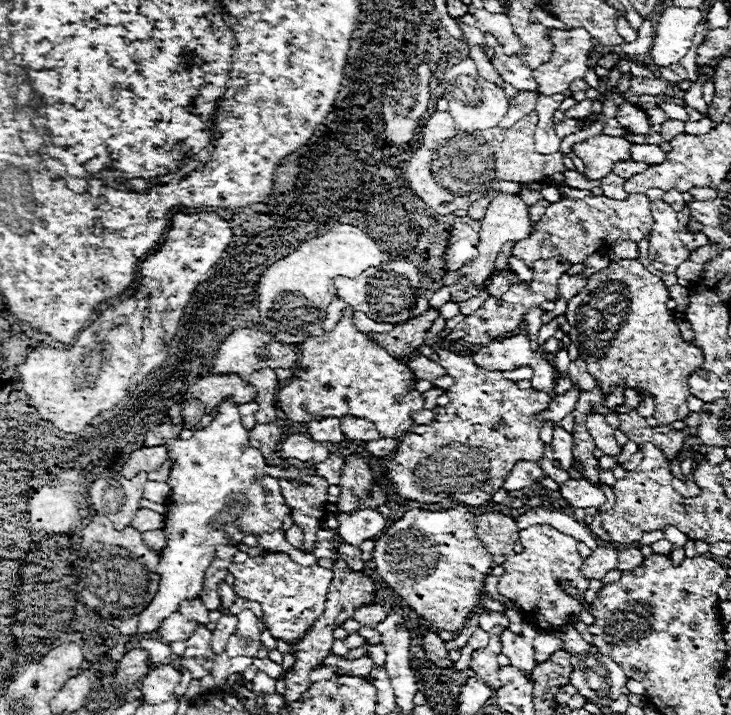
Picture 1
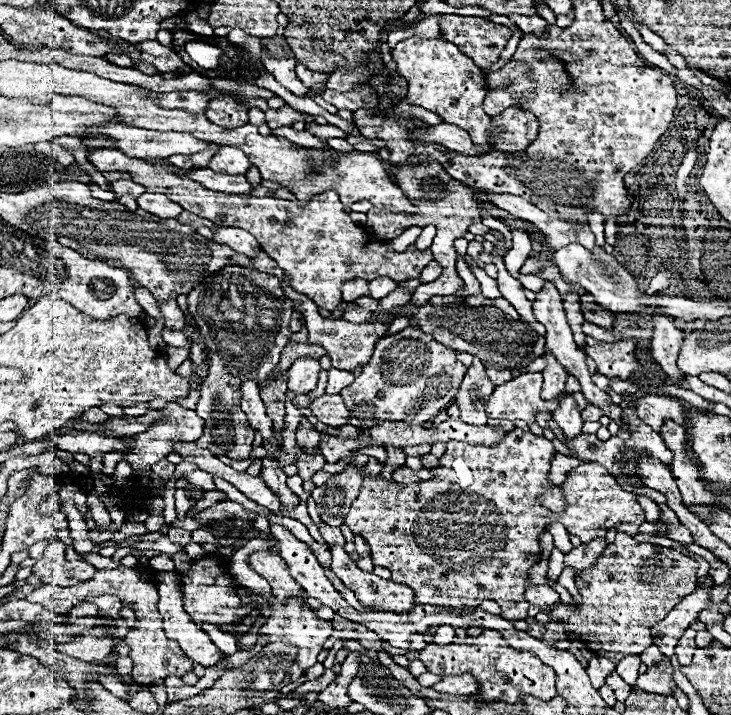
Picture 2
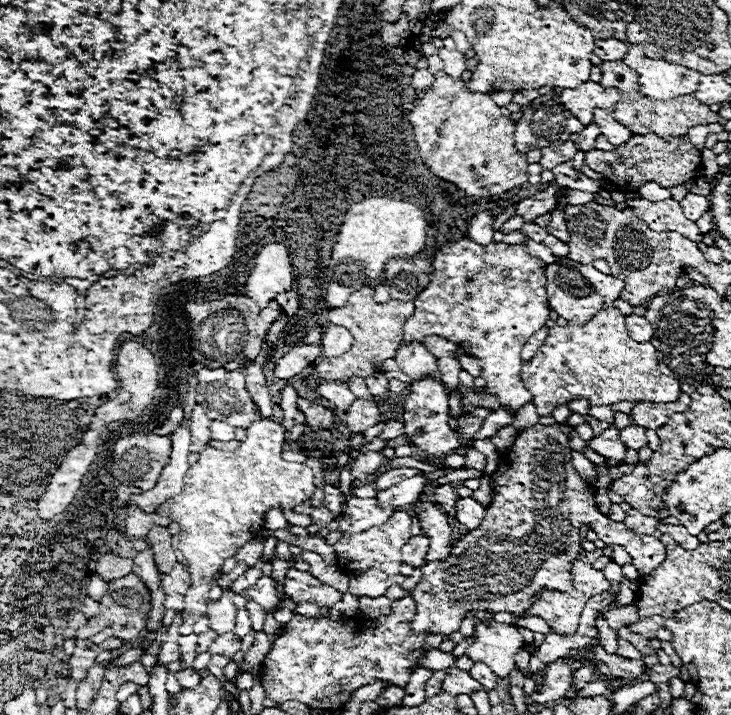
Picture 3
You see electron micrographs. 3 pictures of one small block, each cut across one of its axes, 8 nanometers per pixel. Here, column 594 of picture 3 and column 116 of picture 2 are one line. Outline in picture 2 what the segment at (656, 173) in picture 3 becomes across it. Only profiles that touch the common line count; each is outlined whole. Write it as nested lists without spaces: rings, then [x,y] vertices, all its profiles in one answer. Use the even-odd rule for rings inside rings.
[[[114,148],[90,150],[88,162],[92,162],[100,172],[130,172],[132,182],[142,184],[148,192],[166,194],[184,210],[212,220],[218,226],[236,226],[248,230],[258,240],[260,250],[274,258],[282,270],[286,270],[292,288],[314,300],[318,308],[330,312],[334,312],[342,302],[340,286],[346,280],[362,278],[370,282],[378,276],[388,276],[394,282],[406,282],[420,278],[420,272],[426,268],[426,264],[434,260],[430,250],[420,252],[412,244],[406,252],[400,254],[392,250],[390,242],[366,234],[350,220],[350,214],[344,212],[344,204],[338,200],[334,190],[315,195],[308,208],[300,208],[296,200],[214,192],[204,188],[200,182],[178,174],[178,168],[166,160],[150,164],[146,160],[126,156]]]

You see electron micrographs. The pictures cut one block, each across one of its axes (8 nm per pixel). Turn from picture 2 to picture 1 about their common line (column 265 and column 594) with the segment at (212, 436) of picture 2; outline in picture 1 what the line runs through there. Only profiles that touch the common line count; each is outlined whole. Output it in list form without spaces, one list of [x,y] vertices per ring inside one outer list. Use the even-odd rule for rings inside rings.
[[[618,260],[610,262],[604,270],[592,274],[588,278],[588,284],[576,298],[568,300],[566,310],[566,322],[572,326],[568,332],[568,338],[572,344],[578,346],[580,358],[586,362],[588,372],[604,392],[604,396],[610,396],[616,386],[630,386],[630,388],[644,388],[654,394],[654,418],[660,426],[666,426],[674,420],[684,420],[690,410],[686,406],[688,392],[688,376],[692,370],[700,368],[700,362],[704,362],[702,350],[694,342],[682,340],[682,334],[678,330],[674,314],[666,308],[666,302],[670,298],[670,292],[666,284],[650,274],[638,260]]]

